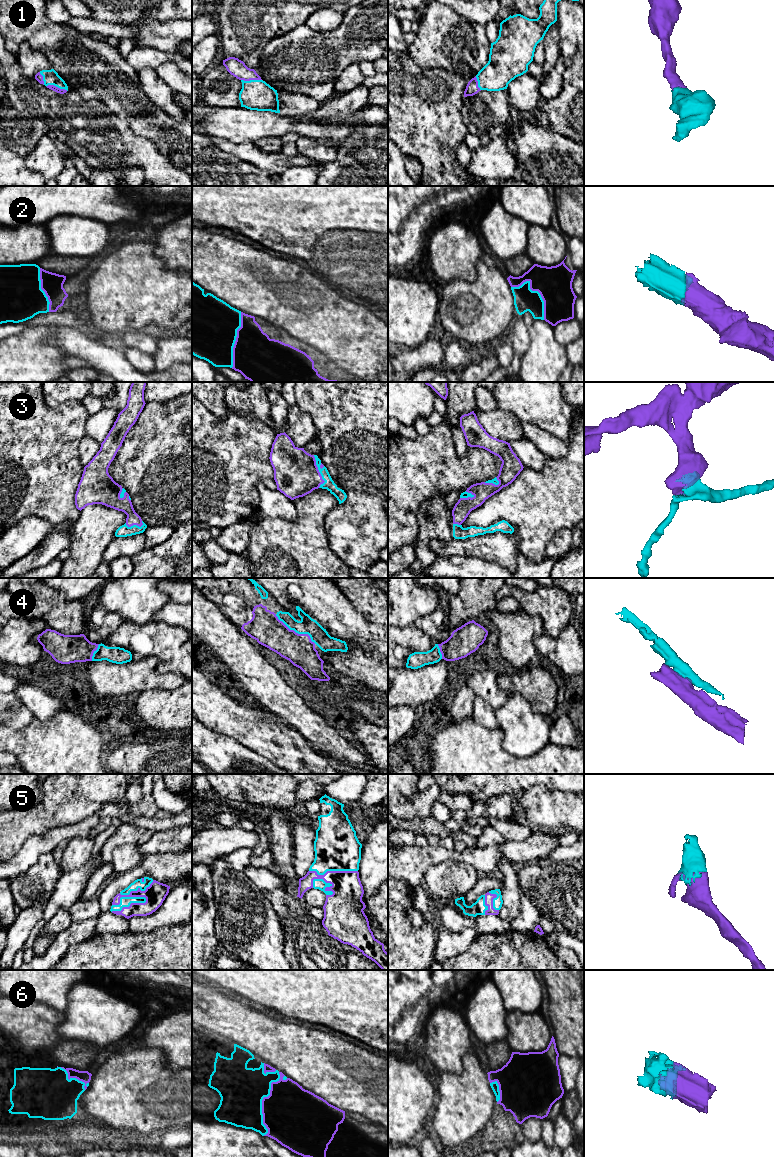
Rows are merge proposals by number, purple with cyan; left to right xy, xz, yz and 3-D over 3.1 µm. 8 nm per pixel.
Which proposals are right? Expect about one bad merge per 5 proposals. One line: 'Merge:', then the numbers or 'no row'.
Merge: 1, 2, 3, 4, 5, 6

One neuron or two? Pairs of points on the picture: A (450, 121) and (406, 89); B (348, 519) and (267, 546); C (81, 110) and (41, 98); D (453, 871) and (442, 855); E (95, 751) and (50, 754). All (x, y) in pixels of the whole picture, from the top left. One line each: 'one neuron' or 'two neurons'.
A: one neuron
B: two neurons
C: one neuron
D: two neurons
E: one neuron

